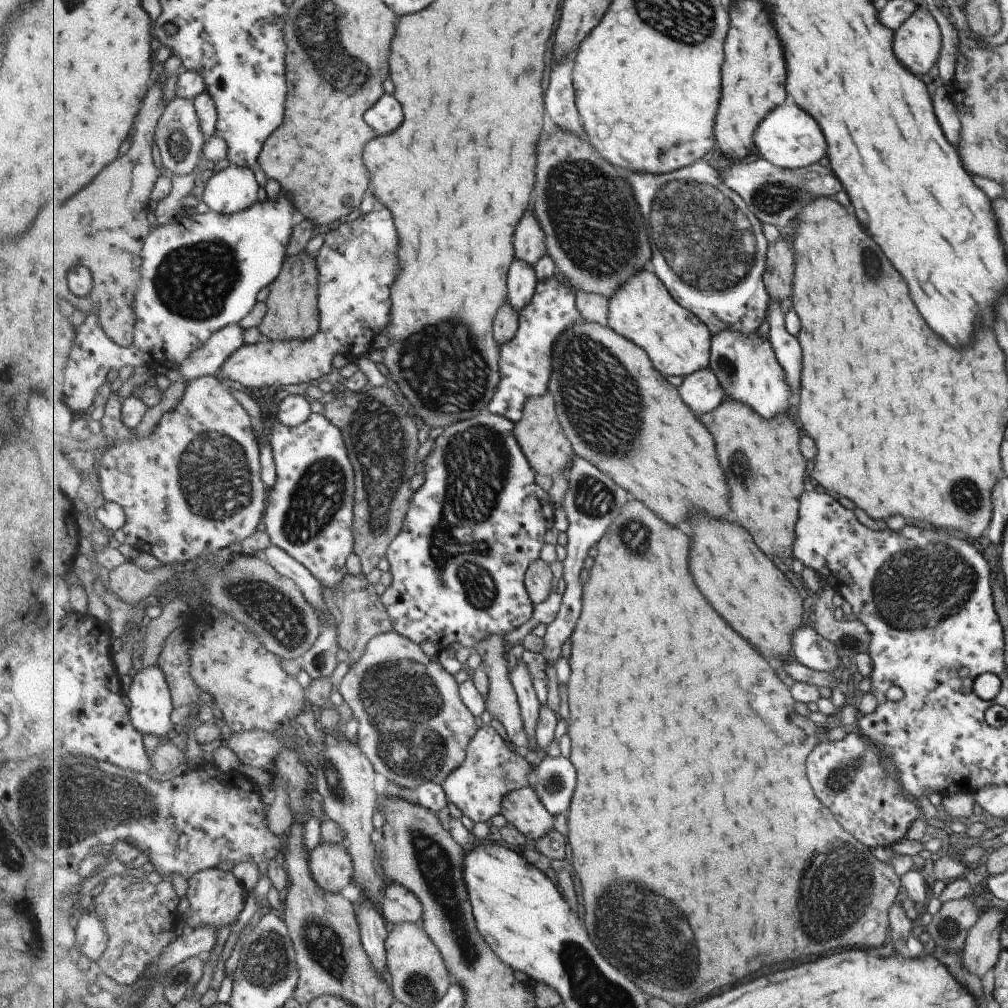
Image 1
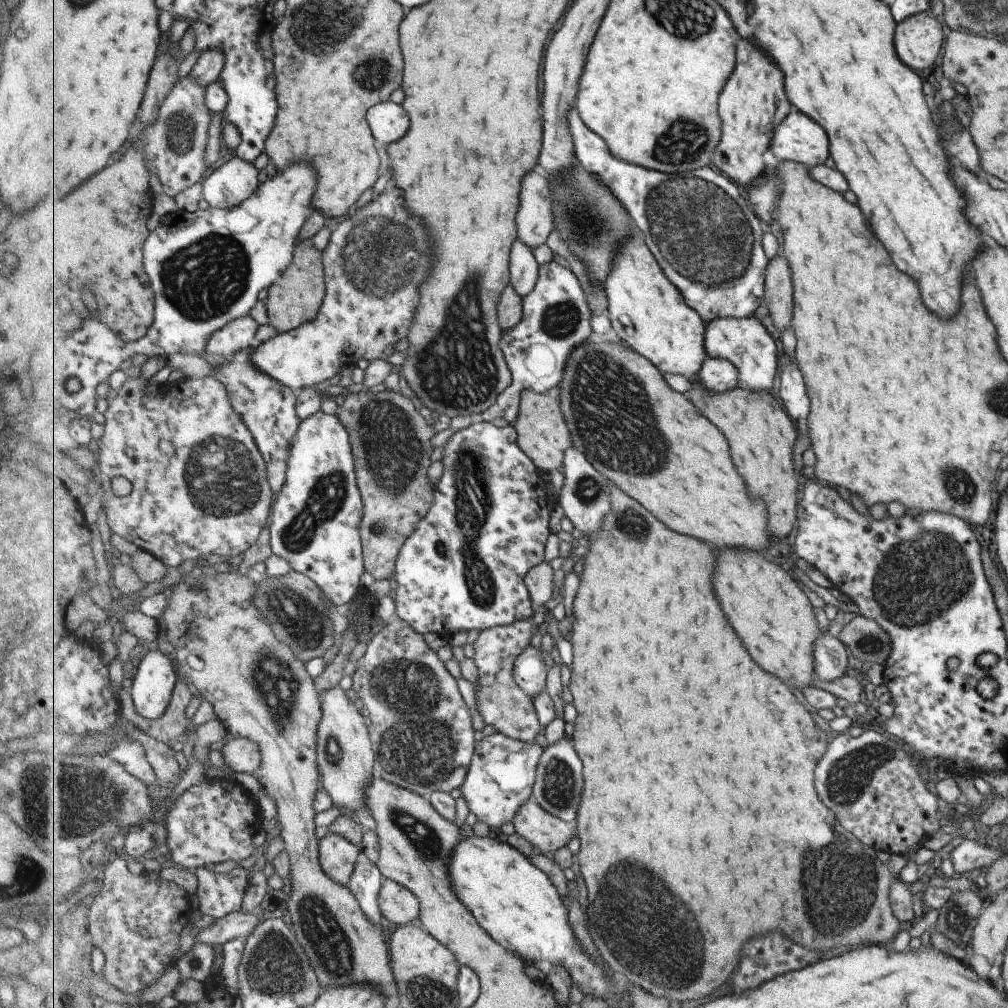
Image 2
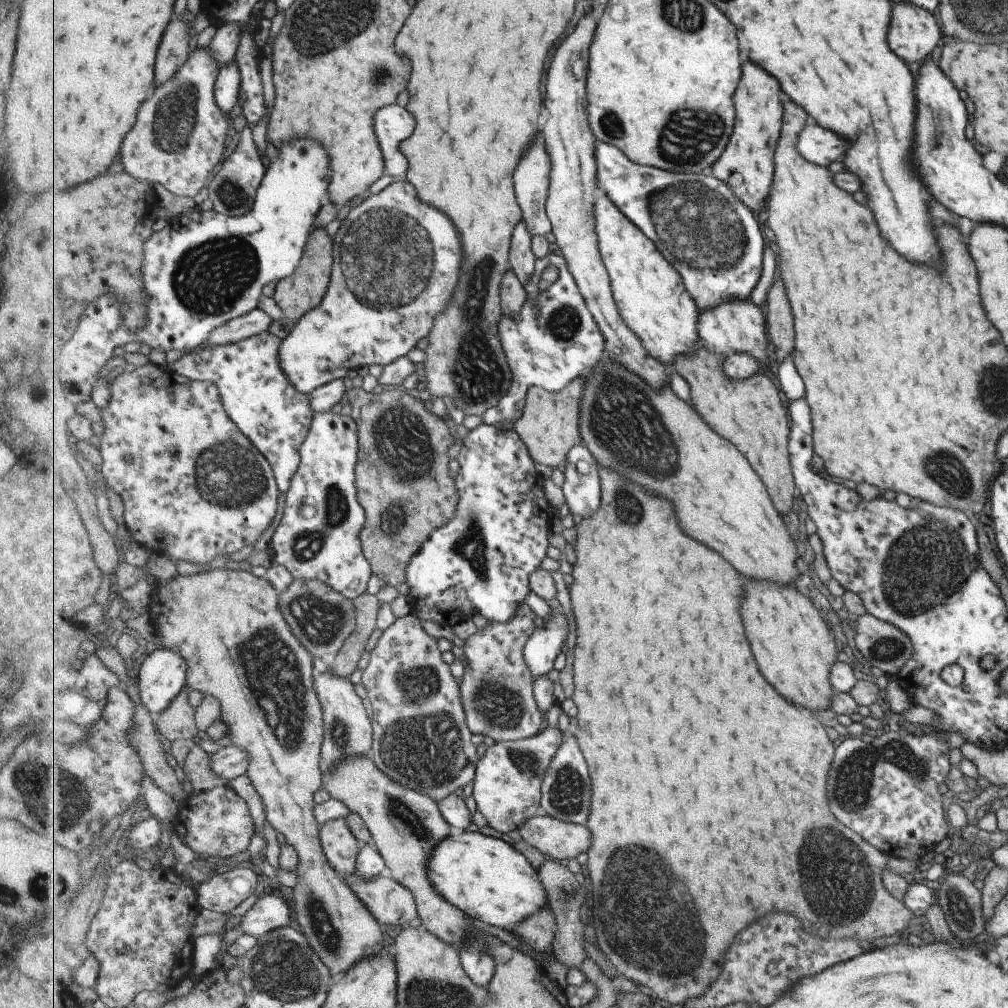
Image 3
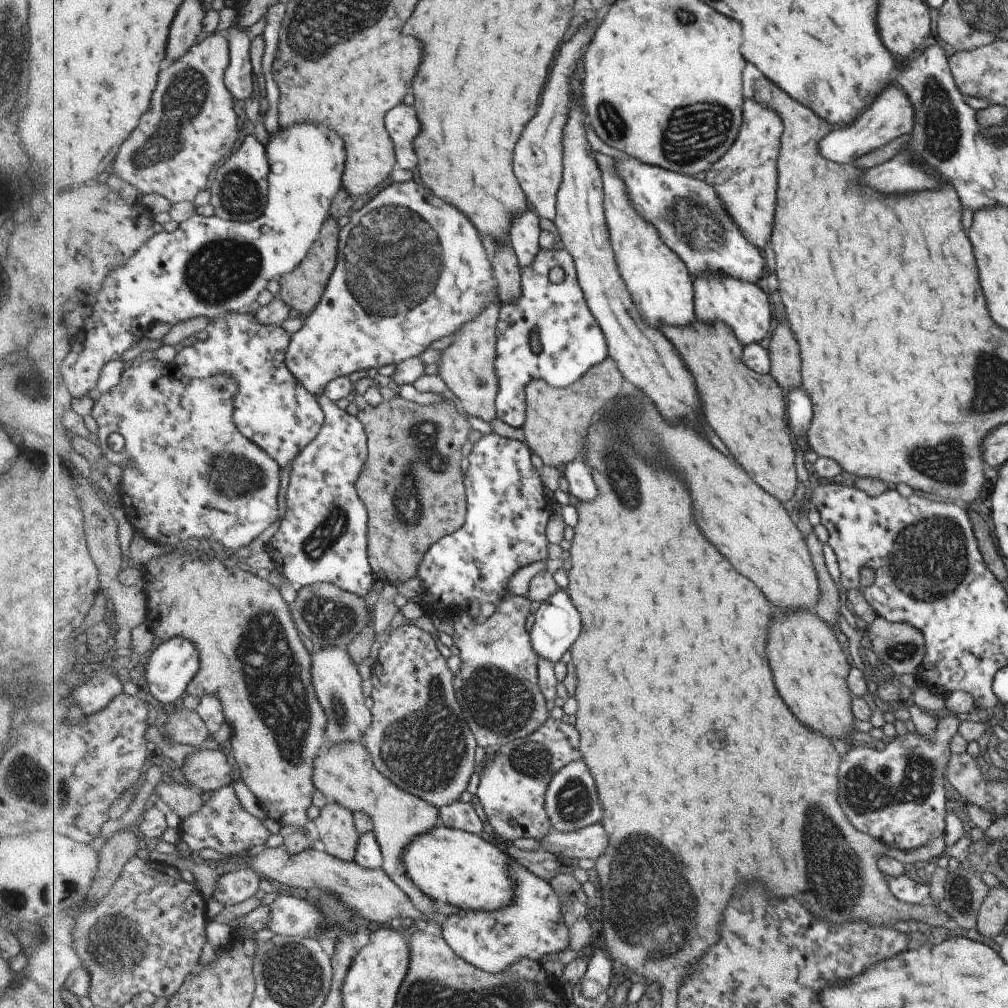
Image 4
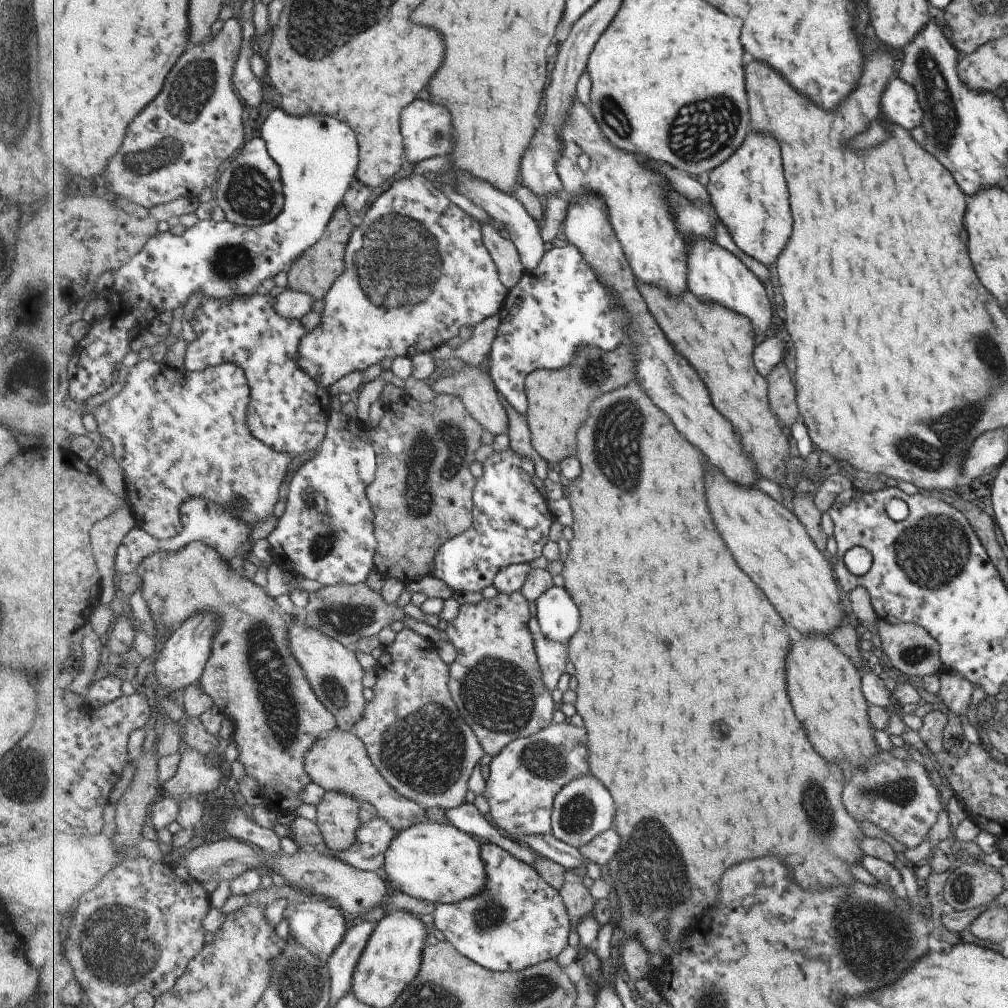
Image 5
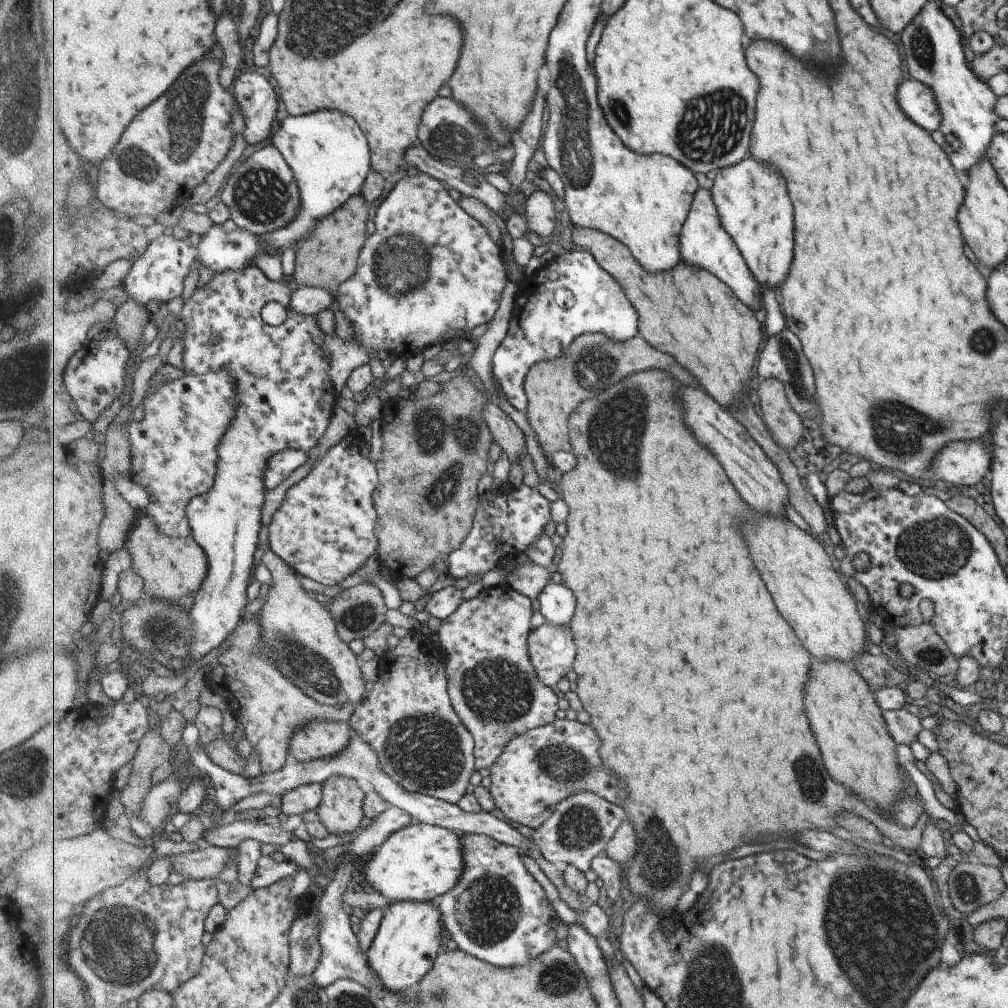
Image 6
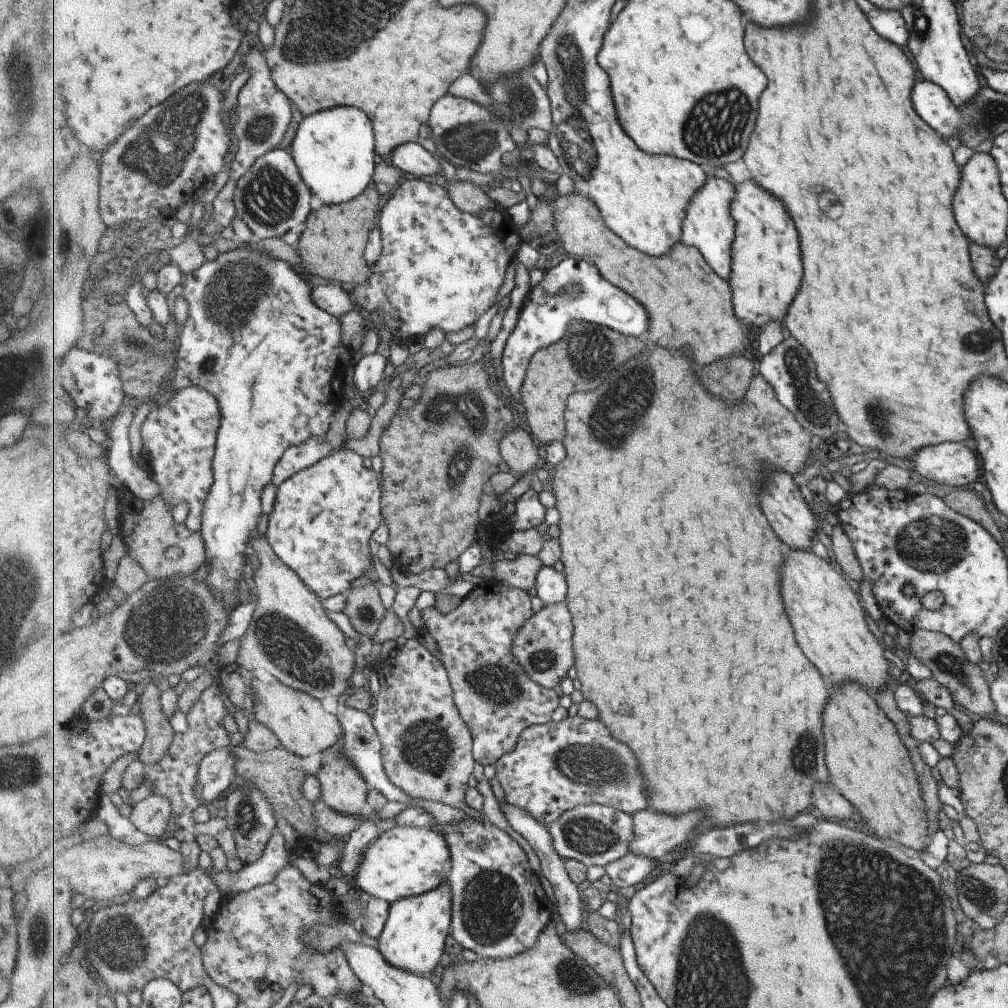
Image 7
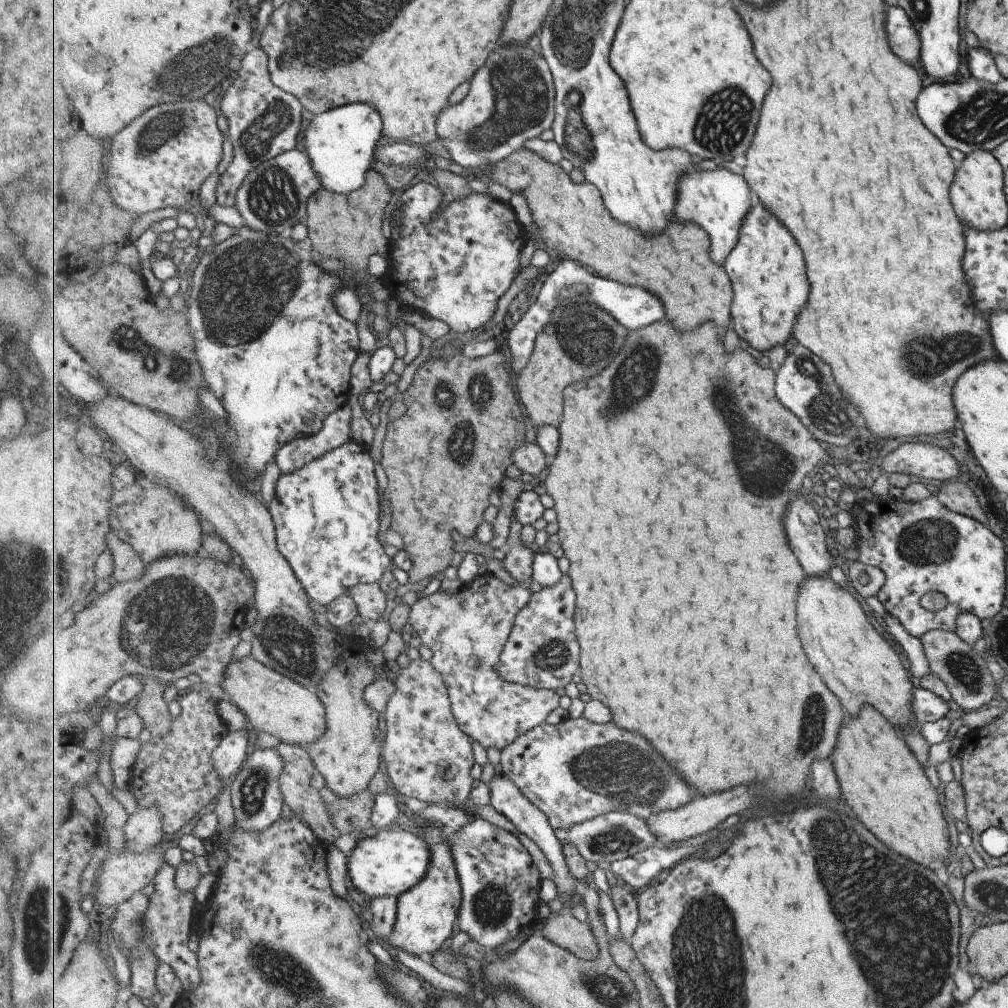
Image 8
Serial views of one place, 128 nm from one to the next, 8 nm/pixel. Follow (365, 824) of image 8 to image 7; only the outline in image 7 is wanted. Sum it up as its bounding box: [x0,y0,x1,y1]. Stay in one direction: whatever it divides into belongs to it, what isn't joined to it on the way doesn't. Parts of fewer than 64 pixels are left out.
[313,798,363,839]

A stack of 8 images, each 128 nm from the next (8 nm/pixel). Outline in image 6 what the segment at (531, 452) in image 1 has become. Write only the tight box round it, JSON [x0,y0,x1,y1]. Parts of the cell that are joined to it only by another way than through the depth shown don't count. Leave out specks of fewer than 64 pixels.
[526,333,681,457]

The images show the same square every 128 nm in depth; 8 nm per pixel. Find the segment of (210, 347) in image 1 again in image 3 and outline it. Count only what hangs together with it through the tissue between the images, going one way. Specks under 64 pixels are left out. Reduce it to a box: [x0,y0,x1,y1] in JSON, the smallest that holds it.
[208,308,273,346]

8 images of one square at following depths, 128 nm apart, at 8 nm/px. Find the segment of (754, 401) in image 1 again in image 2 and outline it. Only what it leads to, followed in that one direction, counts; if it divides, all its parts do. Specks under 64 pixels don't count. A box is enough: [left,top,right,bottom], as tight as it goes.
[706,316,779,392]

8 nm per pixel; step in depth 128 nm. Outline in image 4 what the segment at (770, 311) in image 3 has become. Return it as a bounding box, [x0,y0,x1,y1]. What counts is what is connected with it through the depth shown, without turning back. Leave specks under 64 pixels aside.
[768,318,801,392]

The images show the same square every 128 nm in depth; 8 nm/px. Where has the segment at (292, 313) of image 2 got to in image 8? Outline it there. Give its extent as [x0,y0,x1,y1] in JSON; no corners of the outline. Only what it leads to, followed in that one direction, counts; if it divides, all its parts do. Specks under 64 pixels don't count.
[308,169,393,302]

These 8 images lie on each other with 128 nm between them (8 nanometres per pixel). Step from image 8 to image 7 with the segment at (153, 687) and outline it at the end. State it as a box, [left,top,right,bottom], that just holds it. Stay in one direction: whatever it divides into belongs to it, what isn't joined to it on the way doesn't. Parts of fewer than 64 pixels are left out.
[135,687,176,767]

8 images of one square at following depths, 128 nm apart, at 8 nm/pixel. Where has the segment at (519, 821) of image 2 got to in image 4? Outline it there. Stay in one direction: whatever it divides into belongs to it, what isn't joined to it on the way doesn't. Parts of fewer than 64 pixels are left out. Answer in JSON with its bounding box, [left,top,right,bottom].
[540,823,609,861]

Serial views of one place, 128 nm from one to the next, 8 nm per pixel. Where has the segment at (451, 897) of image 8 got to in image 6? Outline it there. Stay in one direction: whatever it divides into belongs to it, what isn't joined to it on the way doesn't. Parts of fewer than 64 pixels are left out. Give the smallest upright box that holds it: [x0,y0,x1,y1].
[368,901,446,992]

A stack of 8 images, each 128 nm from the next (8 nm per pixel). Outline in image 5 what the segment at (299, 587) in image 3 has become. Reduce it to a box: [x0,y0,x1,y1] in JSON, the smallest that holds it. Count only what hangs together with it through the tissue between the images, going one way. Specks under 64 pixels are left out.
[304,583,402,647]

